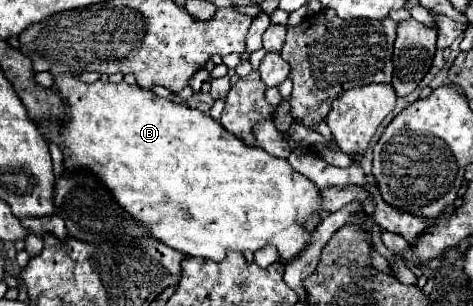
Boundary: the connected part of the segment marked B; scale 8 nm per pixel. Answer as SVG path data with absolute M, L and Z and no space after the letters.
M56 76L56 90L62 92L62 96L66 96L66 102L70 104L70 110L68 110L70 120L68 120L68 124L66 124L66 128L62 132L56 132L56 128L38 124L44 138L48 142L56 142L62 148L66 168L90 168L90 172L94 172L106 184L106 188L110 188L110 192L118 200L118 204L128 214L132 214L134 220L146 224L150 228L152 236L158 238L160 242L164 242L166 246L170 246L170 248L174 248L174 250L178 250L178 252L182 252L186 256L198 256L198 258L206 258L206 260L214 260L214 262L226 258L226 252L232 252L232 250L240 252L240 254L244 254L244 252L254 254L264 246L274 246L284 264L294 260L298 254L302 254L302 250L306 250L310 246L312 232L306 230L302 220L306 220L306 216L320 216L320 214L324 216L320 188L314 182L310 182L306 176L298 174L296 170L290 170L288 160L270 156L260 146L250 148L248 144L244 144L244 140L238 140L238 136L230 134L222 124L218 124L214 118L200 112L198 108L190 108L190 106L184 106L184 104L170 102L166 98L156 96L150 90L142 90L140 86L130 86L126 82L112 84L112 82L102 82L102 80L98 80L94 84L86 84L86 82L80 82L76 76Z

